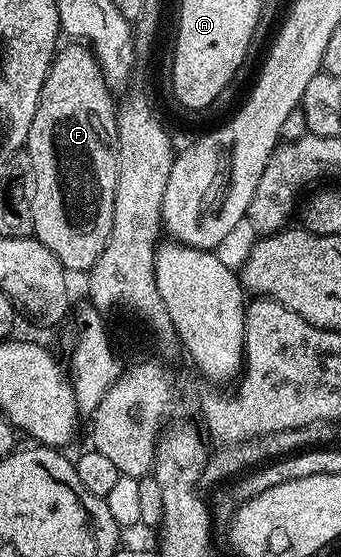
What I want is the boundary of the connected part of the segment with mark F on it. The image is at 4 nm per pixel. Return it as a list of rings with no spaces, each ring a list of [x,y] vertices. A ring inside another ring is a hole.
[[[81,43],[66,44],[70,45],[64,46],[65,44],[63,44],[55,52],[53,61],[50,62],[50,70],[40,91],[36,115],[32,115],[32,127],[28,131],[24,153],[30,156],[30,169],[34,172],[34,177],[32,176],[33,236],[45,247],[48,247],[48,250],[52,251],[53,255],[56,255],[56,259],[60,261],[65,270],[73,271],[75,269],[76,272],[85,274],[94,266],[96,259],[100,259],[100,255],[108,243],[108,235],[112,235],[112,207],[116,199],[116,171],[118,170],[118,115],[113,99],[115,96],[106,85],[104,75],[100,71],[100,63],[94,58],[93,51]]]

